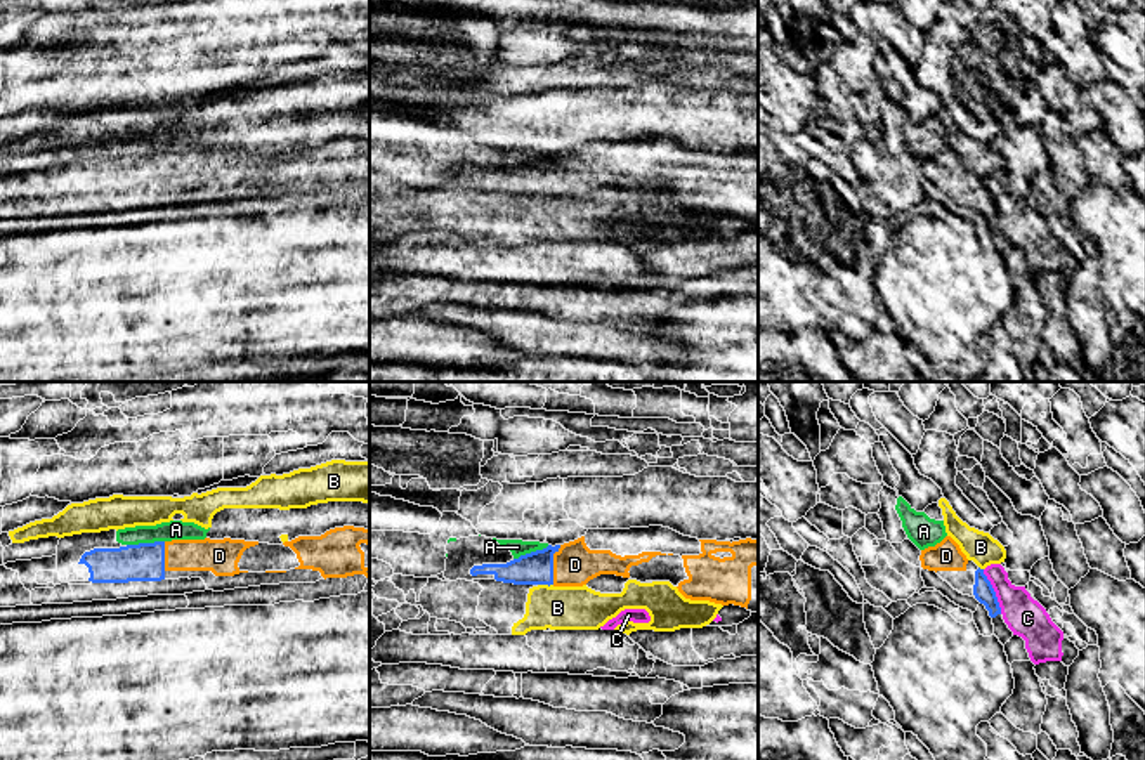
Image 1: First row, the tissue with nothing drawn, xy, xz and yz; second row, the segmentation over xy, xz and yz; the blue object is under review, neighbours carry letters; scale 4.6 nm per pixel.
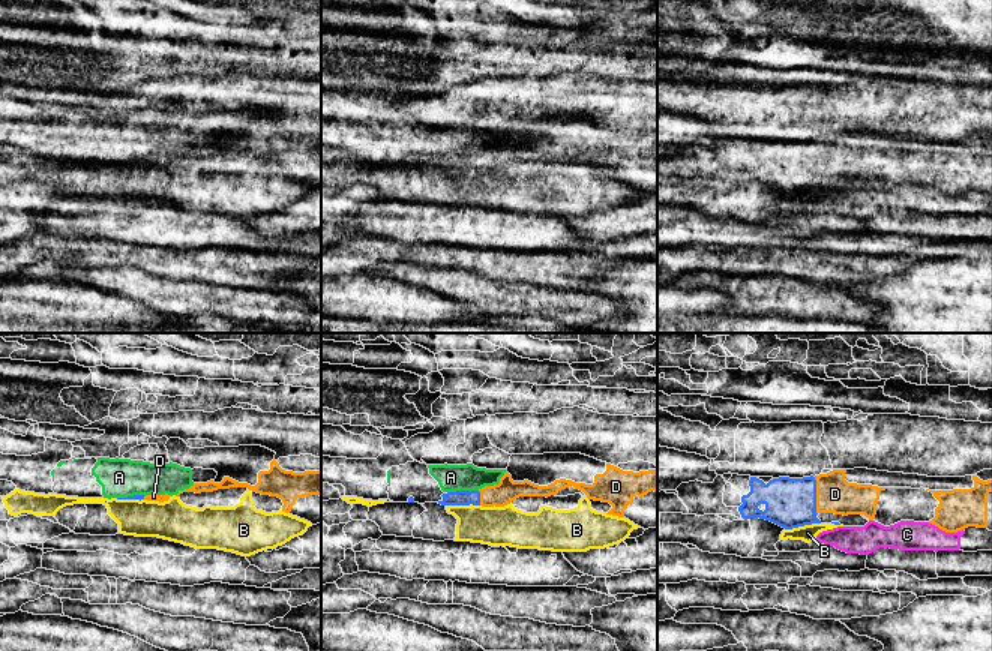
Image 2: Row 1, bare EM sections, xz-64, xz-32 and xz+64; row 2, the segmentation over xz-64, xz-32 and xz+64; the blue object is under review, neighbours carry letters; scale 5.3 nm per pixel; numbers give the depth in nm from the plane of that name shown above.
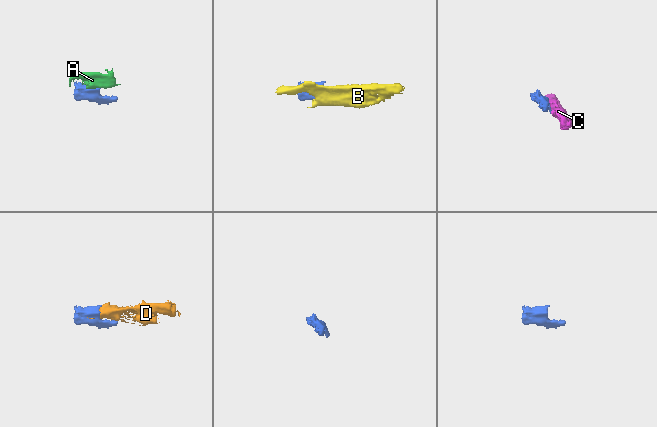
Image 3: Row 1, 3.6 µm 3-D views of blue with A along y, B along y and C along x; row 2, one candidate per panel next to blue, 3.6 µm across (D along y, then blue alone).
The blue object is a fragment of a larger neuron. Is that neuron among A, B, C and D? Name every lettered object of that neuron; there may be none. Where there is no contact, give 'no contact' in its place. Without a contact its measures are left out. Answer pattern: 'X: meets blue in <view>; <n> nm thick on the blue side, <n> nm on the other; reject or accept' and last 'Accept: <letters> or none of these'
A: meets blue in xy; 180 nm thick on the blue side, 100 nm on the other; reject
B: meets blue in xz; 160 nm thick on the blue side, 200 nm on the other; reject
C: meets blue in yz; 90 nm thick on the blue side, 180 nm on the other; reject
D: meets blue in xz; 160 nm thick on the blue side, 200 nm on the other; accept
Accept: D

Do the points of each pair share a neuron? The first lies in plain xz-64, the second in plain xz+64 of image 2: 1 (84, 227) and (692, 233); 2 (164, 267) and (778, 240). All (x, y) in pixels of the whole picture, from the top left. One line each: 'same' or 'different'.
1: same
2: different

